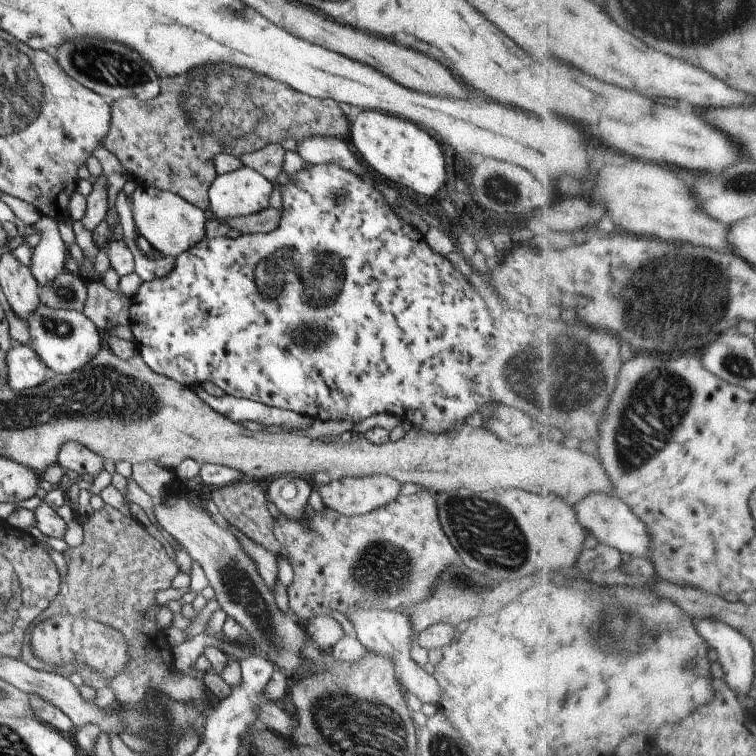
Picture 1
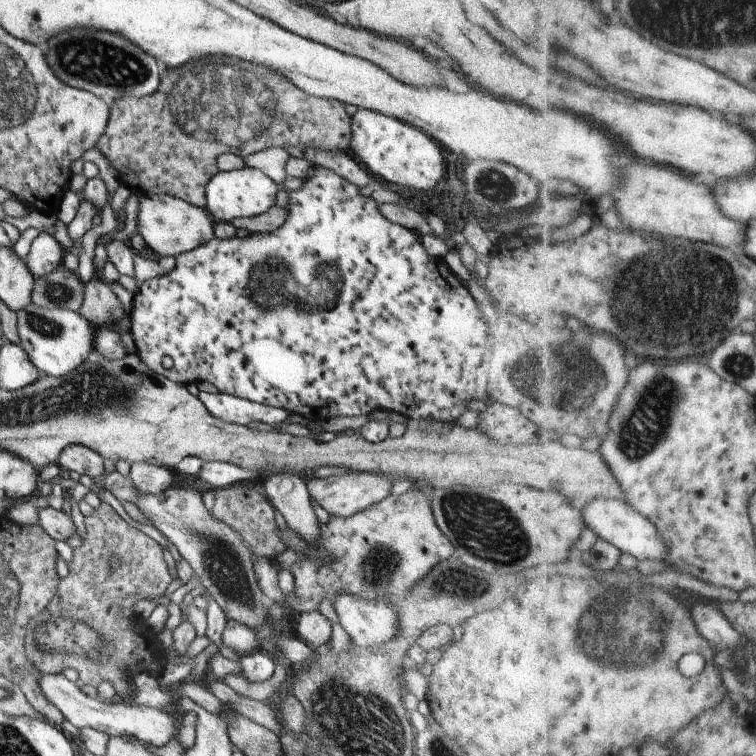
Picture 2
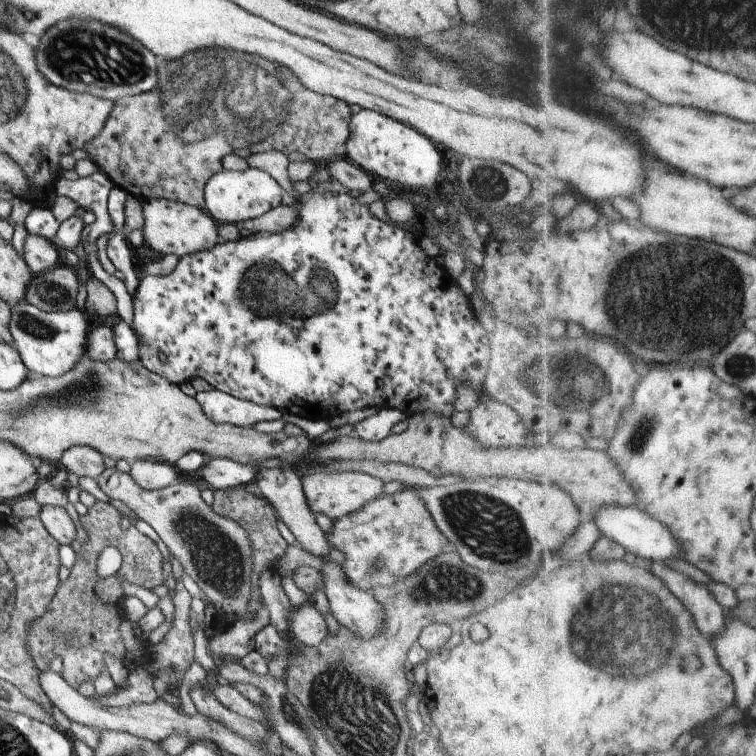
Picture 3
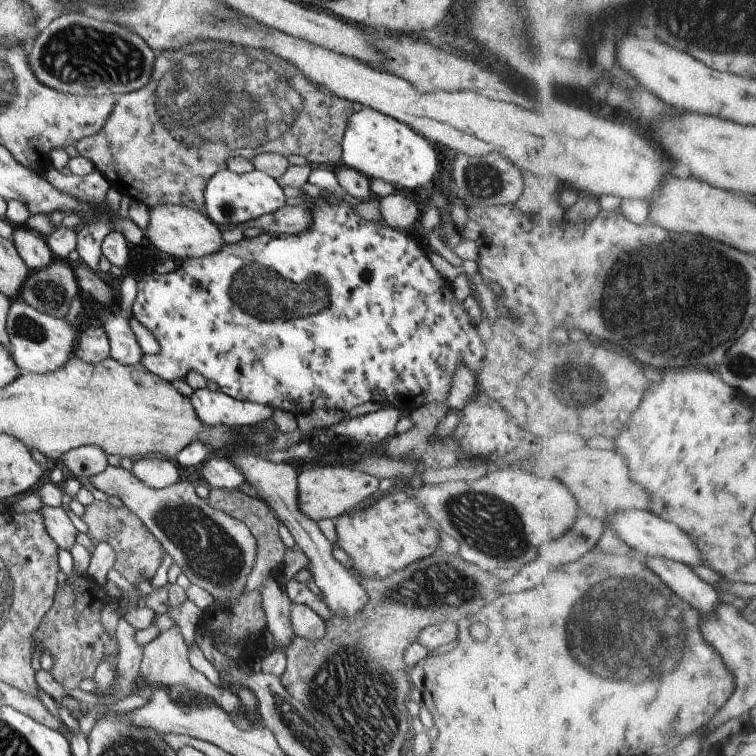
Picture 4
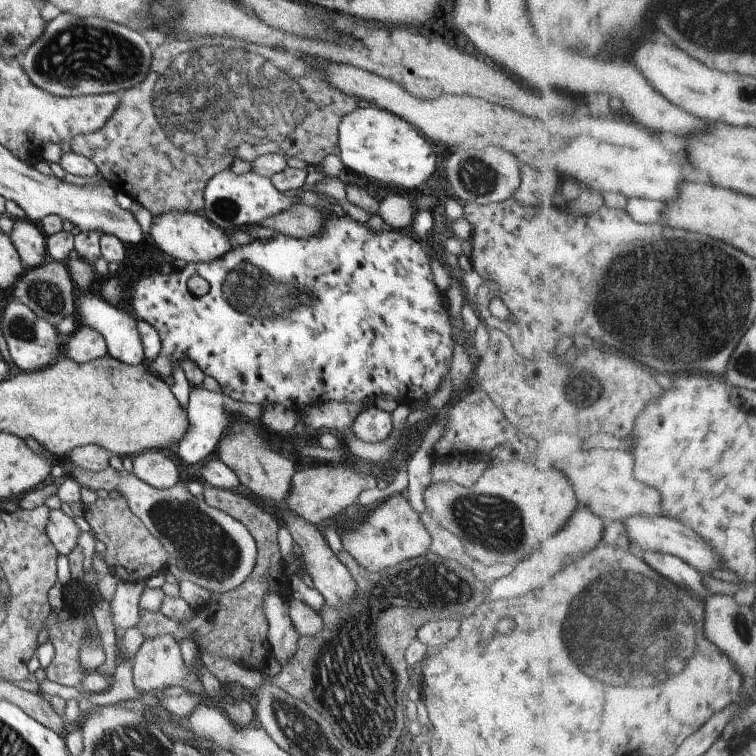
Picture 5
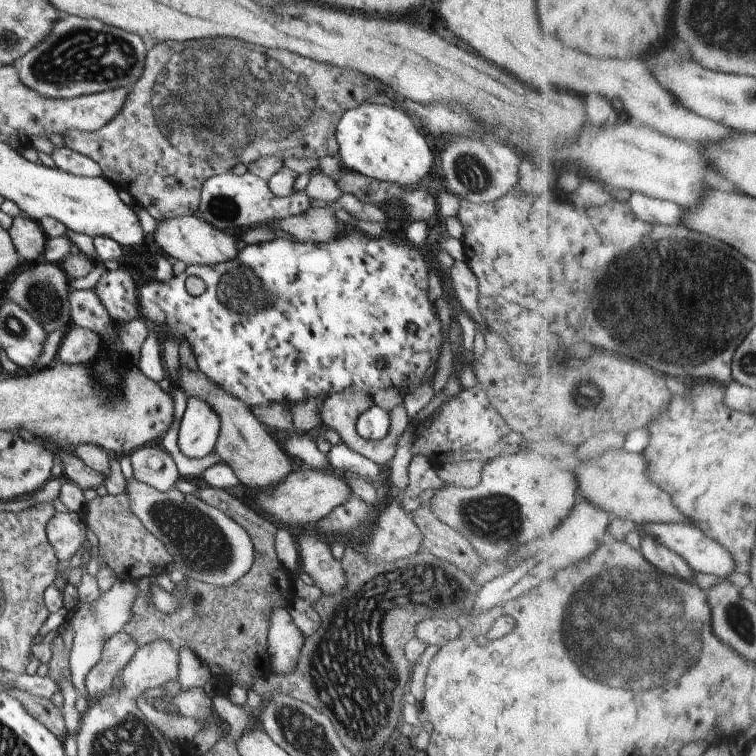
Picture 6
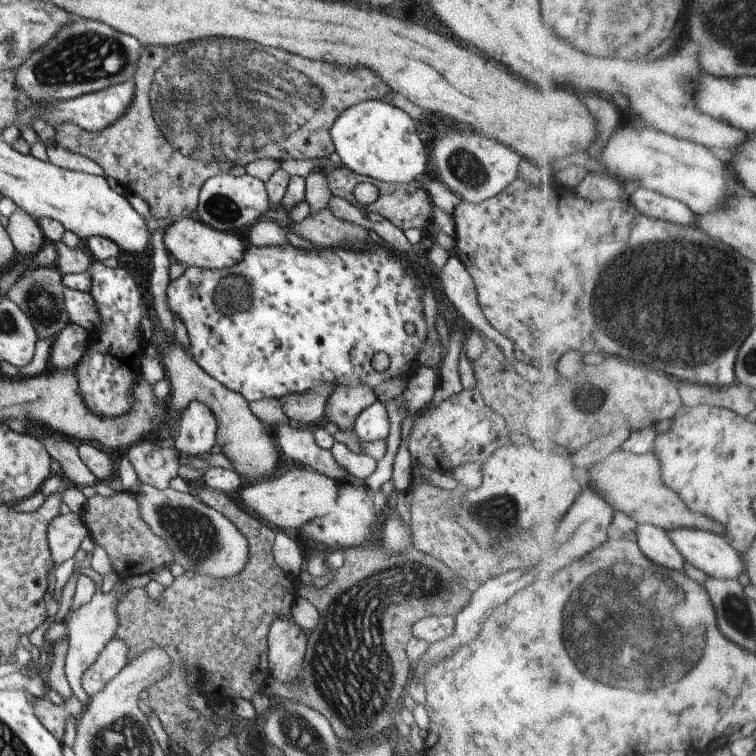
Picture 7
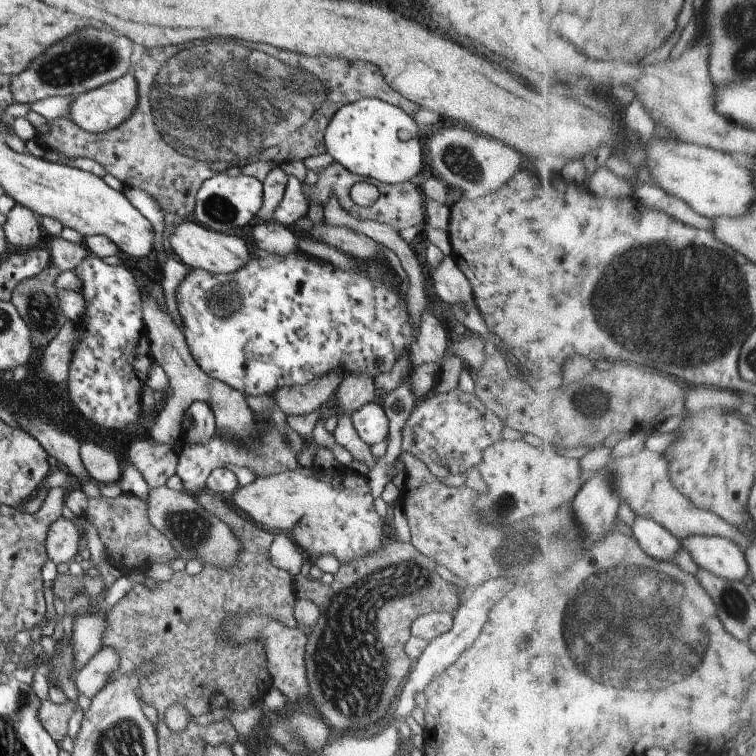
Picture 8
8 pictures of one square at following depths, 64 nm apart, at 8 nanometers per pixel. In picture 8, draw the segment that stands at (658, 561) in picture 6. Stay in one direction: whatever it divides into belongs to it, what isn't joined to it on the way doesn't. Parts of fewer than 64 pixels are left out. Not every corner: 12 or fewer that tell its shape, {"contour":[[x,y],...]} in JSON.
{"contour":[[636,518],[633,534],[646,554],[678,564],[681,540],[650,518]]}

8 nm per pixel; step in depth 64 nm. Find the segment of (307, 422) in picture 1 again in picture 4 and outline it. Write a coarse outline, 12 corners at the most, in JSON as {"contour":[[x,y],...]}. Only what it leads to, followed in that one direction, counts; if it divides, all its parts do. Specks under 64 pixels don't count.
{"contour":[[193,390],[198,420],[247,429],[269,420],[271,406],[222,391]]}

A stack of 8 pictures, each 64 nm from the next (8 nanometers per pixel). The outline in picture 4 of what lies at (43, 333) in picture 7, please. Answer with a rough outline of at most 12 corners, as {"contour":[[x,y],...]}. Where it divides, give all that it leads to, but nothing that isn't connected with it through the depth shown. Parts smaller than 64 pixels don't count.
{"contour":[[54,260],[28,275],[18,299],[65,318],[79,286],[72,264]]}

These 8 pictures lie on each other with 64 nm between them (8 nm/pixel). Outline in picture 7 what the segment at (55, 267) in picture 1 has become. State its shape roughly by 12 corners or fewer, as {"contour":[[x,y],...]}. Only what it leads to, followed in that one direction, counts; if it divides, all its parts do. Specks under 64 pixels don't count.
{"contour":[[20,207],[6,232],[18,254],[36,256],[44,234]]}

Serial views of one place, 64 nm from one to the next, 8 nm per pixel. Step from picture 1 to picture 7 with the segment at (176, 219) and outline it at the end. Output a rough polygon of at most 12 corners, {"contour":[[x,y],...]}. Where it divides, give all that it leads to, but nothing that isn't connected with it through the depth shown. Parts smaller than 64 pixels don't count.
{"contour":[[195,216],[162,233],[186,269],[238,264],[246,246]]}

